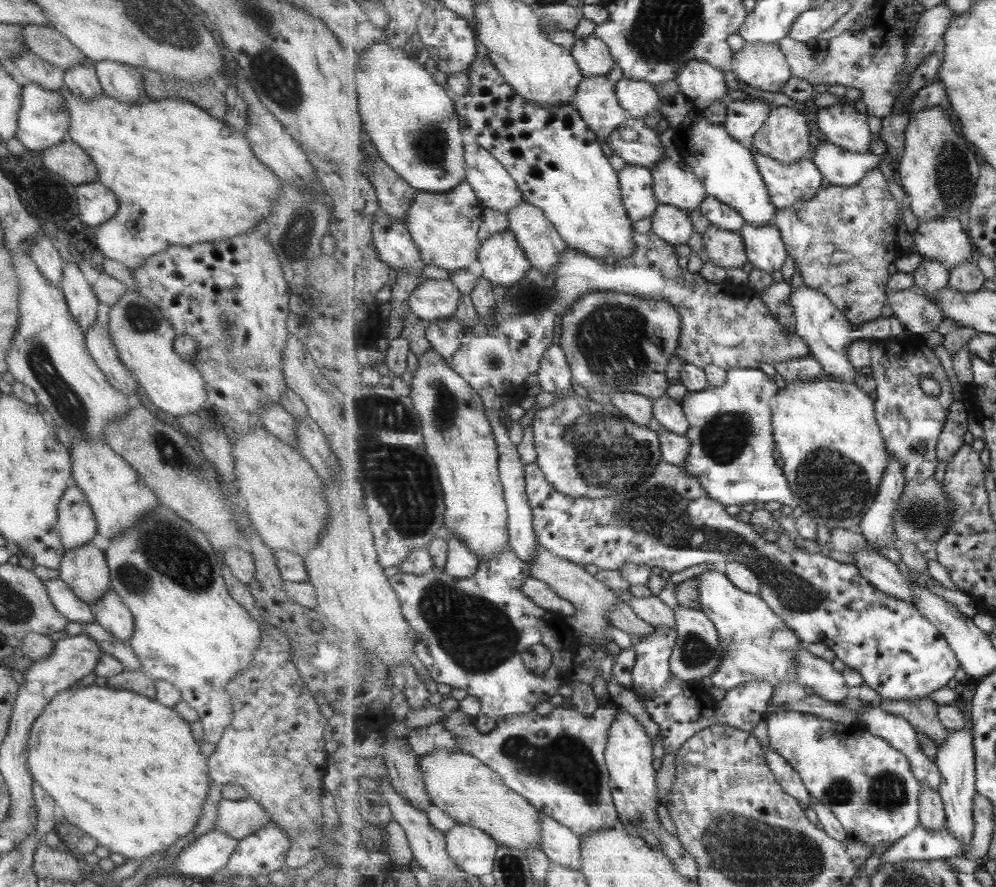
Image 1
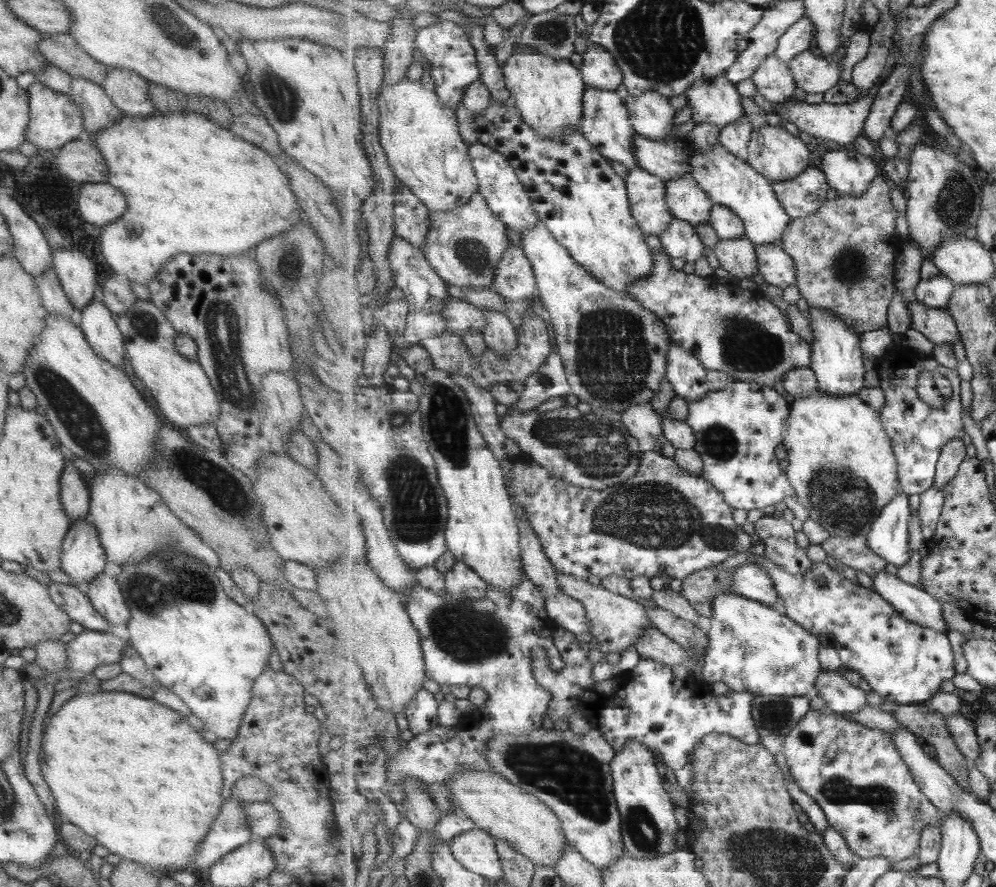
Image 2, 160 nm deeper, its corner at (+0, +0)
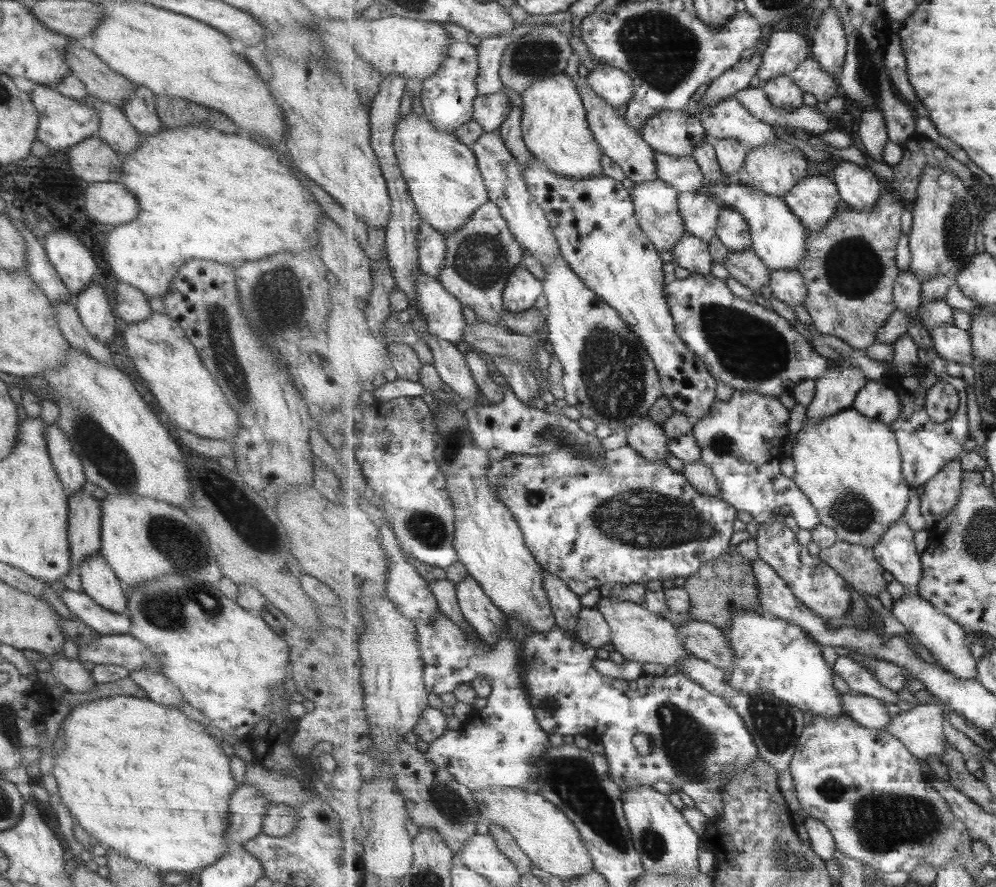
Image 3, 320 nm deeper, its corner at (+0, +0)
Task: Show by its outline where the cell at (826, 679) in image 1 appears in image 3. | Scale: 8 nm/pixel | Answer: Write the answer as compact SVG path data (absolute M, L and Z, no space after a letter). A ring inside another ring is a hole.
M849 690L844 696L844 711L861 726L873 730L887 730L891 716L889 707L884 700Z

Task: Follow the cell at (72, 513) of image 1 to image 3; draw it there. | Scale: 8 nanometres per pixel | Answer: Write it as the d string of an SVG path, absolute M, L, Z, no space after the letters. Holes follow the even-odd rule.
M52 423L45 426L45 445L51 465L62 482L66 494L76 493L87 484L80 459L57 424Z

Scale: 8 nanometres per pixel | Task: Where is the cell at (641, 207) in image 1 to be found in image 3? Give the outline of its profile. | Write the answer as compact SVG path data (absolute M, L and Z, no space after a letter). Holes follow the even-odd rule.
M659 178L649 182L640 182L633 187L636 214L641 228L660 251L671 251L681 242L686 233L685 220L680 212L680 191Z

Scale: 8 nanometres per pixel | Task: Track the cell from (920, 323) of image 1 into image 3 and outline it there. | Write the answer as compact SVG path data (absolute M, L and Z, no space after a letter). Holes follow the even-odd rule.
M946 324L941 328L931 330L937 354L961 366L971 365L974 361L973 339L970 332L961 330L953 324Z

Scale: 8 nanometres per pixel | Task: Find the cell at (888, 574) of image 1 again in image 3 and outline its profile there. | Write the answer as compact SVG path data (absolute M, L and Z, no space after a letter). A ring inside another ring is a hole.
M905 592L901 599L895 601L892 610L892 614L905 626L906 630L920 640L947 671L963 680L977 679L978 661L973 658L967 646L971 637L964 626L949 618L949 615L929 602L929 599L910 594L910 592Z

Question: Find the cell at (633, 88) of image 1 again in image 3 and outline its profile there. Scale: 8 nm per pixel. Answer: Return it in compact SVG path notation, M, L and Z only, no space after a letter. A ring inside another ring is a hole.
M663 110L647 121L641 134L656 152L692 156L707 137L707 129L697 115L682 110Z

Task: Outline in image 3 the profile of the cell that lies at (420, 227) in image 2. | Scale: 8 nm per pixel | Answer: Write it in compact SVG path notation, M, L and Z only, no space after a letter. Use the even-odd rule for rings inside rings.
M425 222L420 224L419 238L420 268L425 274L439 279L448 255L447 238Z

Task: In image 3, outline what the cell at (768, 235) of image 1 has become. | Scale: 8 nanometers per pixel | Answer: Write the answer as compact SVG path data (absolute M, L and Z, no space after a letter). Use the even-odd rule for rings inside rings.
M773 270L769 283L772 295L782 300L787 306L801 306L806 304L808 286L804 276L796 270Z

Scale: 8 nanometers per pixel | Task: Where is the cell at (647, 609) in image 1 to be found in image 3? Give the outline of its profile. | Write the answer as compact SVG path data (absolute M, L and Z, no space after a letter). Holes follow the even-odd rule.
M693 618L677 628L687 650L724 670L725 680L729 681L737 658L728 632L713 623Z

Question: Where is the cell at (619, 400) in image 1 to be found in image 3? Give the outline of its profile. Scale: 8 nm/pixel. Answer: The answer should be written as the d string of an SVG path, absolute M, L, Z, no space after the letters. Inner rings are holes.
M647 417L637 423L631 431L627 433L629 447L635 449L639 454L651 463L659 463L667 460L669 456L669 444L667 432L661 424L655 423Z

